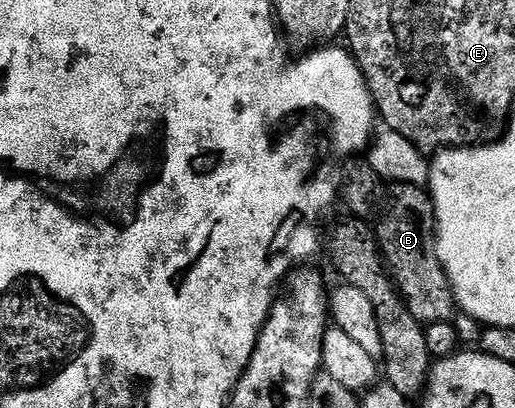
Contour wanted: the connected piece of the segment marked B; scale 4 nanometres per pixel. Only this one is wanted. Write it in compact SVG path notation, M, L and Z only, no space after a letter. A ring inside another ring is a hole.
M395 183L390 189L390 197L382 208L382 221L378 224L376 241L397 293L412 318L421 325L453 321L456 315L454 290L434 244L436 216L433 211L426 212L429 204L431 207L431 197L429 200L421 187L412 184Z

